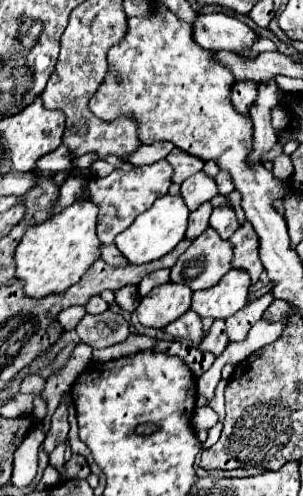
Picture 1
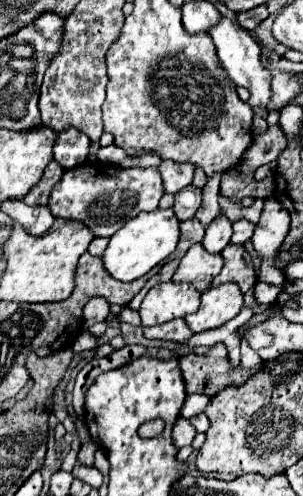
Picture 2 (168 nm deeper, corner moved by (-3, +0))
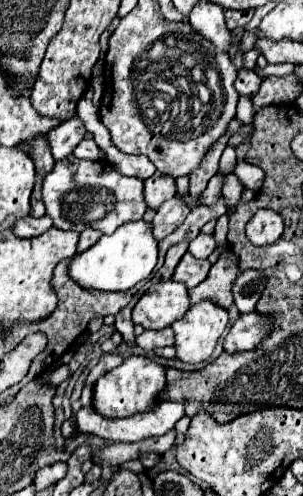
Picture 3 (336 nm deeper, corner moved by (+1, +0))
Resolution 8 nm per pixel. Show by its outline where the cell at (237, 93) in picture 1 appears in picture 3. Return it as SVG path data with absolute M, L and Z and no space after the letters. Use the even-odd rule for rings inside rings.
M238 70L238 78L234 82L234 88L238 90L238 94L246 94L246 96L254 96L260 88L262 80L252 72L252 70Z

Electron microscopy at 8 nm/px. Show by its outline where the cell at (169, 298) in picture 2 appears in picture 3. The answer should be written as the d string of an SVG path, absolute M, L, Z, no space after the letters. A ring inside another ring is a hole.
M156 282L136 302L132 310L132 322L146 330L162 330L180 320L188 308L188 288L182 282Z

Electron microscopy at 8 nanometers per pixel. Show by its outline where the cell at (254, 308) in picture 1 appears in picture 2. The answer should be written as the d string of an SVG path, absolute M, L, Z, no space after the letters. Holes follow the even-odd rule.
M242 338L242 344L240 344L240 350L242 350L242 368L258 368L260 366L260 356L250 348L250 344Z

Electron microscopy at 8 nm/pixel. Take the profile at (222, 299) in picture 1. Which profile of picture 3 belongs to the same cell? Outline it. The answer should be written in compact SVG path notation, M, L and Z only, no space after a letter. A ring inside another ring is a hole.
M200 302L192 306L184 318L172 324L176 342L176 360L198 364L212 356L214 346L228 324L228 312L212 306L212 302Z

